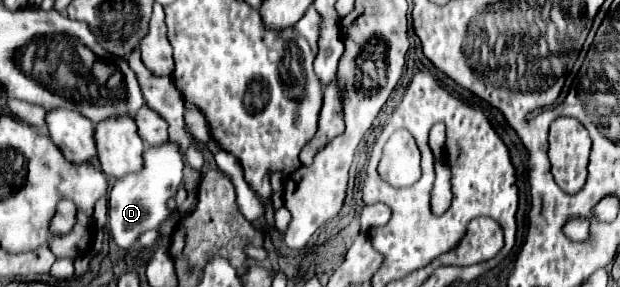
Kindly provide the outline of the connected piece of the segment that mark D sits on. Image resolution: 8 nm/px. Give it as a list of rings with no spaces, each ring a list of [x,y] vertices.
[[[171,140],[161,146],[149,146],[143,152],[143,170],[135,172],[135,174],[125,174],[123,178],[119,178],[109,196],[109,224],[111,224],[111,234],[113,234],[113,240],[117,242],[117,246],[121,246],[125,250],[135,248],[139,244],[139,238],[143,232],[159,230],[165,219],[172,214],[172,210],[167,206],[167,200],[175,196],[181,182],[183,182],[183,154],[181,154],[179,146]]]

